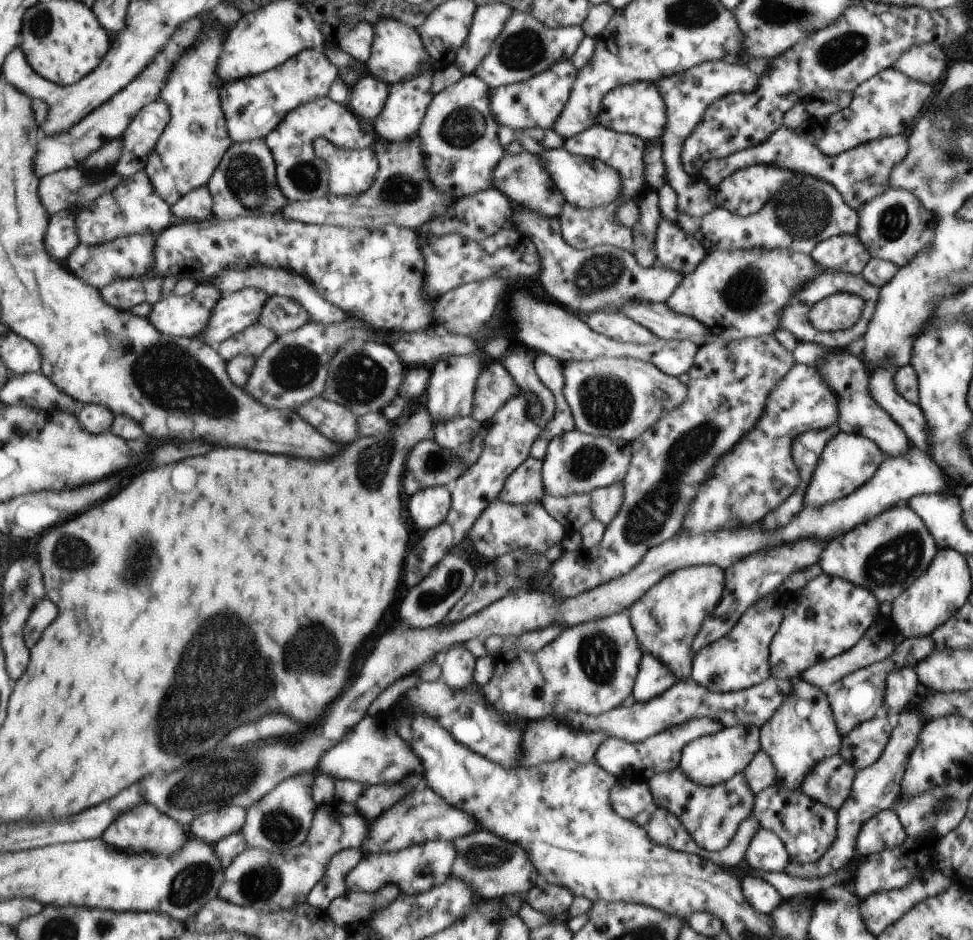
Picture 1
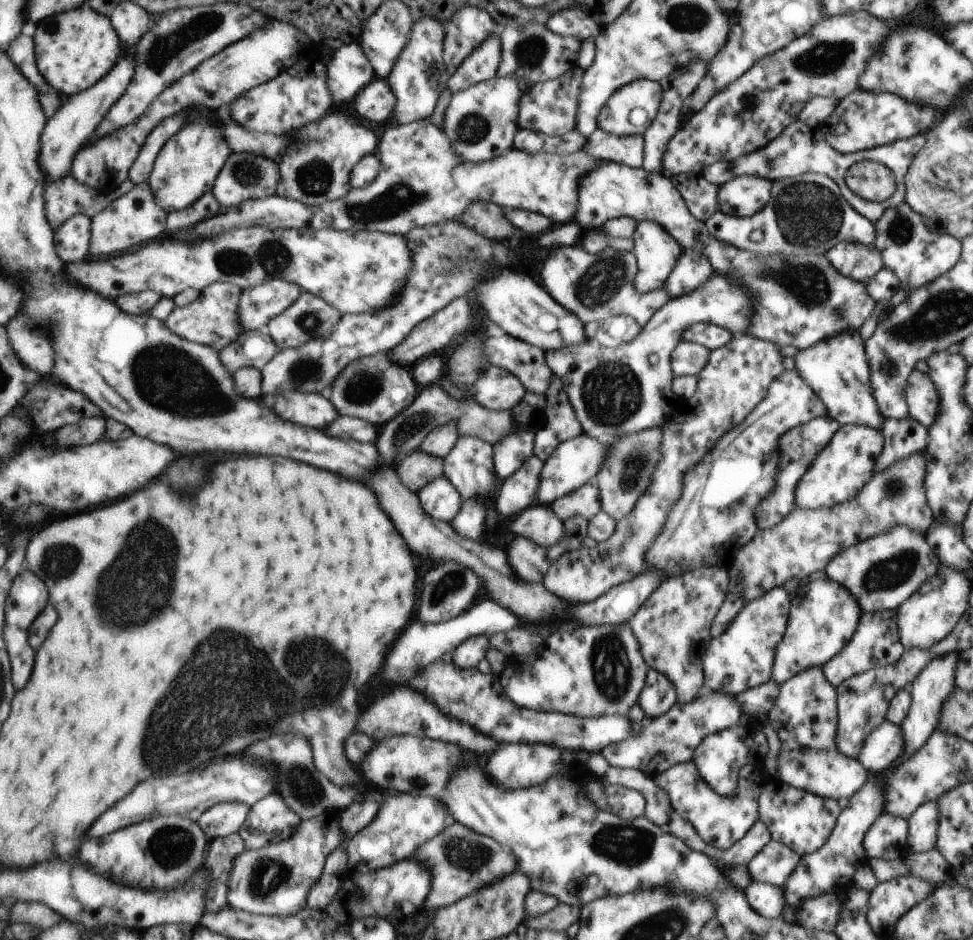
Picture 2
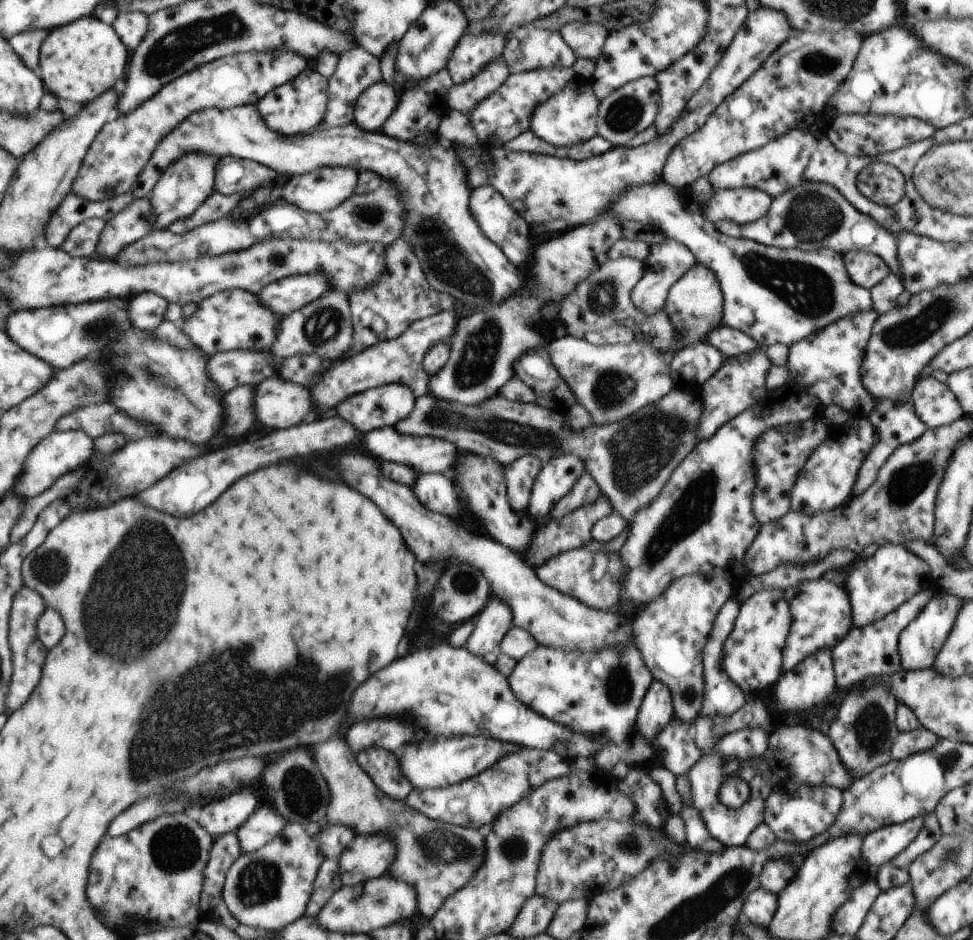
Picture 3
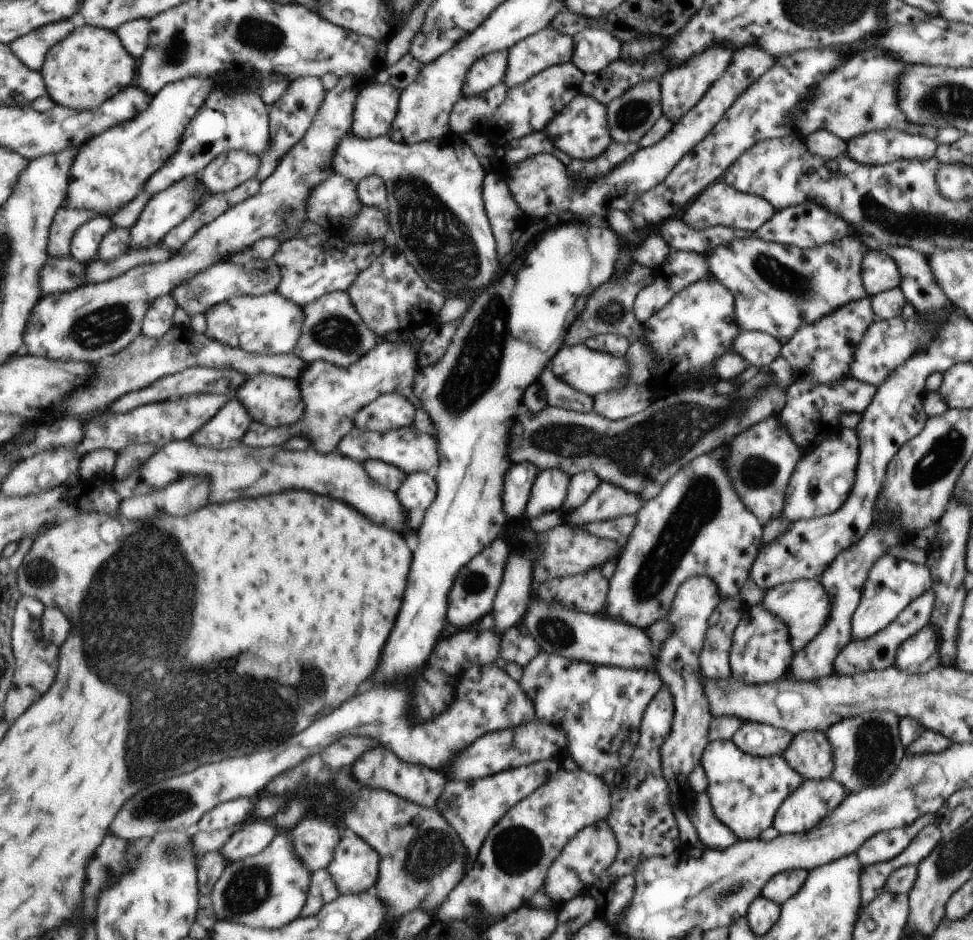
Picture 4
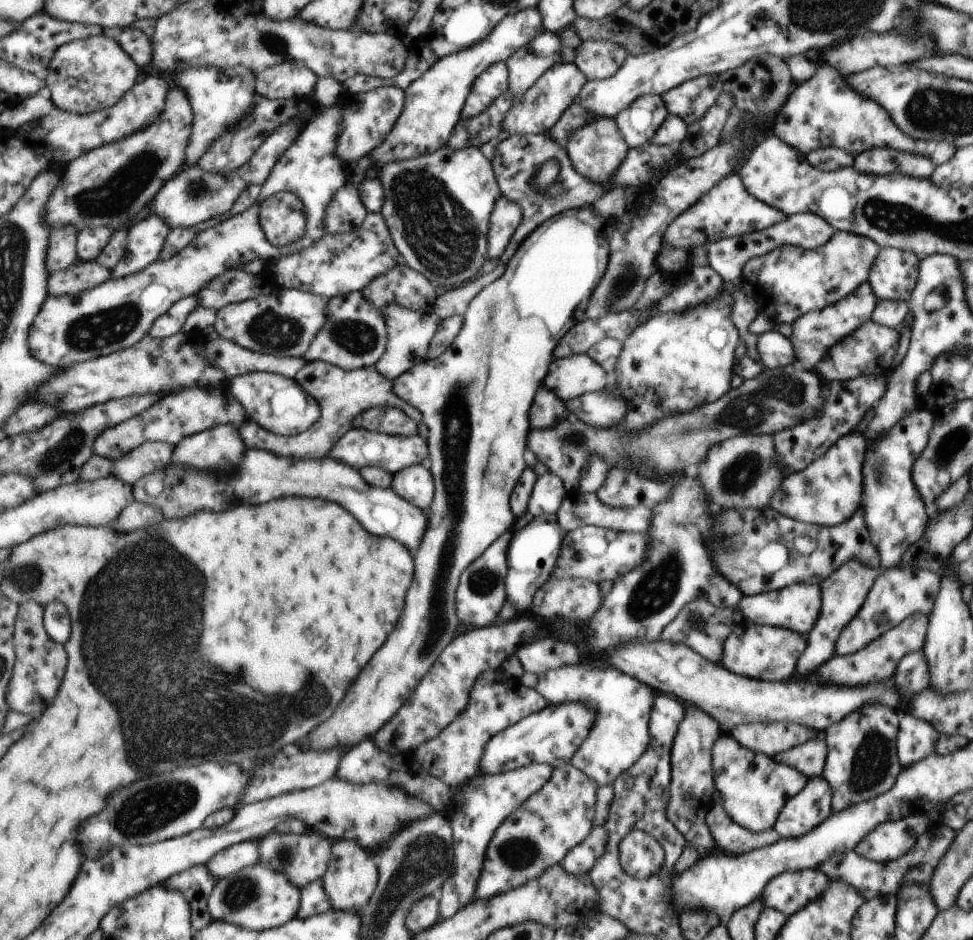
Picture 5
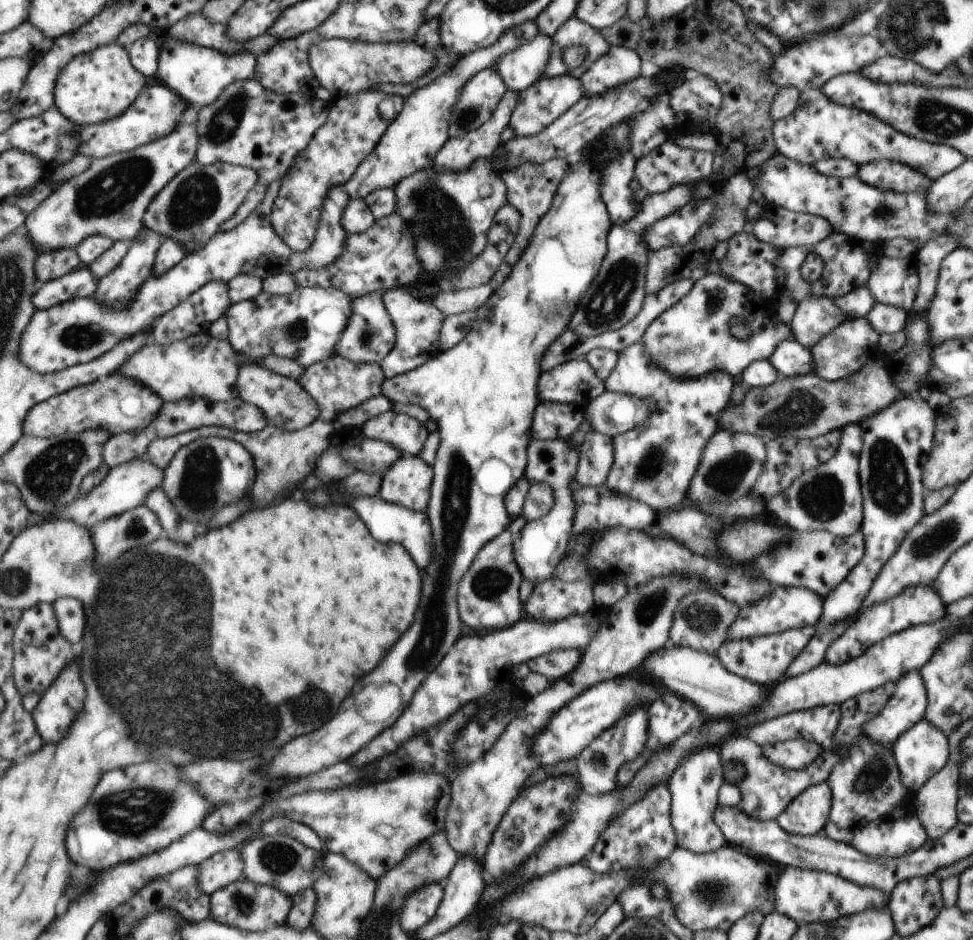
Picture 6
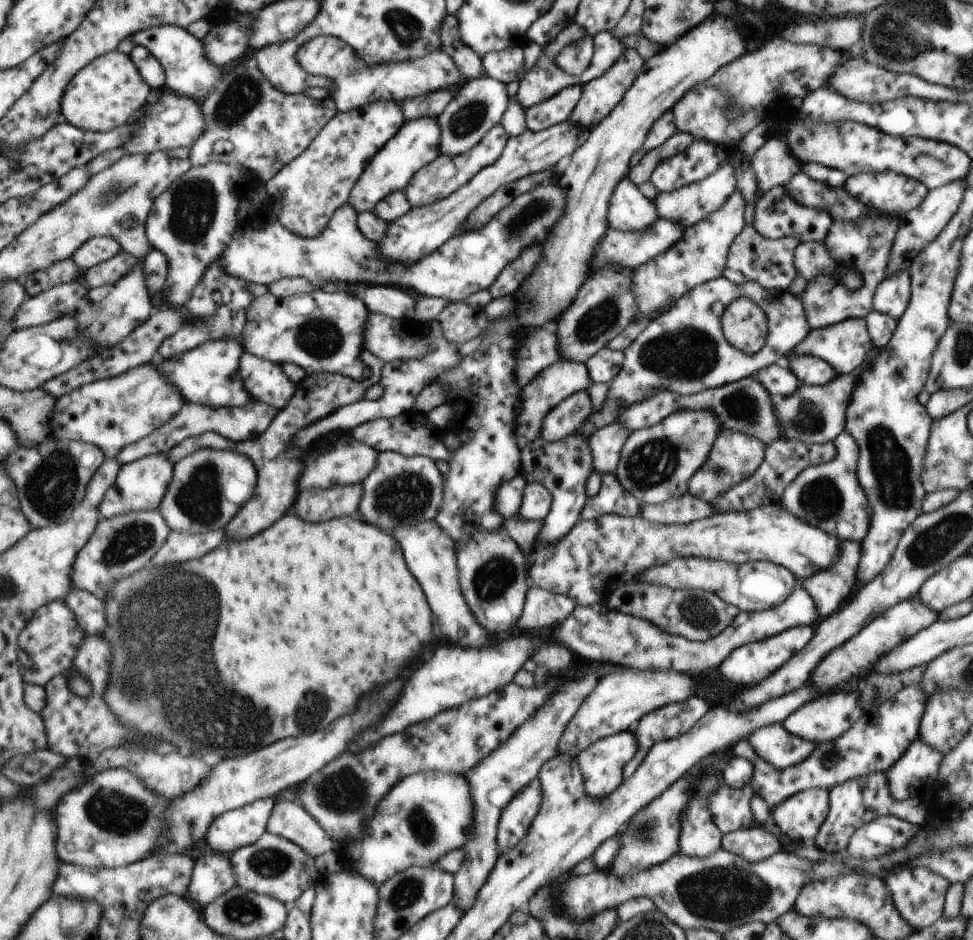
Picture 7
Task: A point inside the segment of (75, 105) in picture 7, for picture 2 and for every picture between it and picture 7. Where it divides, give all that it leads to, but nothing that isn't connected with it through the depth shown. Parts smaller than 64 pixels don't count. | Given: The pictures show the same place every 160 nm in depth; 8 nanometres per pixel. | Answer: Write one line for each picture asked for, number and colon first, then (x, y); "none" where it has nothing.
2: (75, 50)
3: (80, 61)
4: (90, 66)
5: (86, 76)
6: (96, 86)

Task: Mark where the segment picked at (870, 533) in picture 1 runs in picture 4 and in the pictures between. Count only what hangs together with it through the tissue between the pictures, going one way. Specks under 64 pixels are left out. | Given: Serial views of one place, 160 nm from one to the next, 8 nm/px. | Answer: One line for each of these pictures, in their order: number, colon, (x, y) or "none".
2: (883, 572)
3: (875, 585)
4: (892, 583)

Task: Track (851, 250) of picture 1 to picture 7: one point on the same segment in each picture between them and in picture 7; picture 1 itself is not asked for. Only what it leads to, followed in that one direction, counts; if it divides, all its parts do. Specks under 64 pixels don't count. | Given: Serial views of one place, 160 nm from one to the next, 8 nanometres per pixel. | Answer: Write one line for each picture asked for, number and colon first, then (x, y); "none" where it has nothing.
2: (860, 263)
3: (865, 269)
4: (879, 273)
5: (892, 276)
6: (894, 281)
7: (892, 295)

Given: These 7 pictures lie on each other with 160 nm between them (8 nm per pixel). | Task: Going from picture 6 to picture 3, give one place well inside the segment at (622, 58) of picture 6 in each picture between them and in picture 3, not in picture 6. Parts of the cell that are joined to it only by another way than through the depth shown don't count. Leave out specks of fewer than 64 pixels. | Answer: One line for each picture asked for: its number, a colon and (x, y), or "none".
3: (585, 39)
4: (594, 48)
5: (596, 59)

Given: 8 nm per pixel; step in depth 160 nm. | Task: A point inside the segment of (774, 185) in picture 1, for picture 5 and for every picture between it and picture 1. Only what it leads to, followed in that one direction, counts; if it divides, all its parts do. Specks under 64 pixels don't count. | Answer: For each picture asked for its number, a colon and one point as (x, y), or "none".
2: (742, 196)
3: (743, 205)
4: (719, 204)
5: (727, 209)

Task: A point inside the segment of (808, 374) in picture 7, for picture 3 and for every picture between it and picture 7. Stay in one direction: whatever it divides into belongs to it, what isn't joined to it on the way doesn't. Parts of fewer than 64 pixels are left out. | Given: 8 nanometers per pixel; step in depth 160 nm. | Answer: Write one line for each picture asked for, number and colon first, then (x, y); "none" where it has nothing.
3: (730, 342)
4: (758, 349)
5: (774, 350)
6: (789, 358)

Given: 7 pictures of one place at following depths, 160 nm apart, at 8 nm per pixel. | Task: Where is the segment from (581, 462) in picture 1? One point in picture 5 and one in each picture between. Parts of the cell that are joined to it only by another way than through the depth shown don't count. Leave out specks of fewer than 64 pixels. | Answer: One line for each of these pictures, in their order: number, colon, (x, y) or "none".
2: (574, 463)
3: (558, 475)
4: (548, 493)
5: (548, 491)

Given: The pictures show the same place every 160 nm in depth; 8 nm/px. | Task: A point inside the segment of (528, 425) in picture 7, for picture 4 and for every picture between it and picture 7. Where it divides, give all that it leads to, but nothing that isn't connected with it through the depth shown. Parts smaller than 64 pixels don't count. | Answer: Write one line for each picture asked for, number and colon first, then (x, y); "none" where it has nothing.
4: (587, 371)
5: (575, 375)
6: (574, 382)

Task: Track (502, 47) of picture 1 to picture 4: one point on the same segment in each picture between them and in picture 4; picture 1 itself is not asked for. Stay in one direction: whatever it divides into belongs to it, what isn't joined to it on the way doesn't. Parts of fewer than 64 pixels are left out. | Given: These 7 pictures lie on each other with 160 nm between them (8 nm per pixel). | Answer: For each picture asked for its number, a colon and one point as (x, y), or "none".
2: (533, 53)
3: (527, 48)
4: (546, 48)

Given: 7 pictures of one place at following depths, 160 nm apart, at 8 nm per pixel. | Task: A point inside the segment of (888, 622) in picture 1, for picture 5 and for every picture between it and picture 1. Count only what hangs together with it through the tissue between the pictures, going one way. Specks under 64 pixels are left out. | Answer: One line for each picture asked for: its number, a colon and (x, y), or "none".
2: (875, 643)
3: (872, 650)
4: (877, 652)
5: (875, 662)

